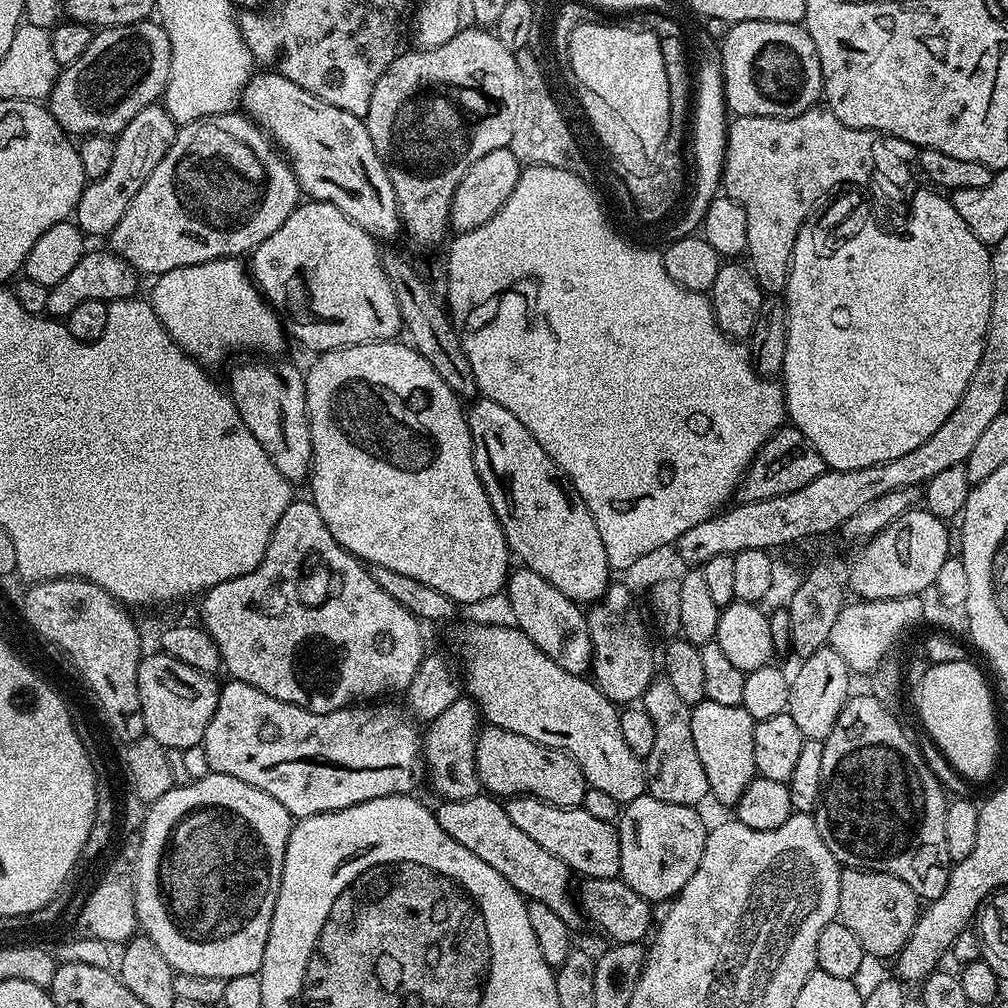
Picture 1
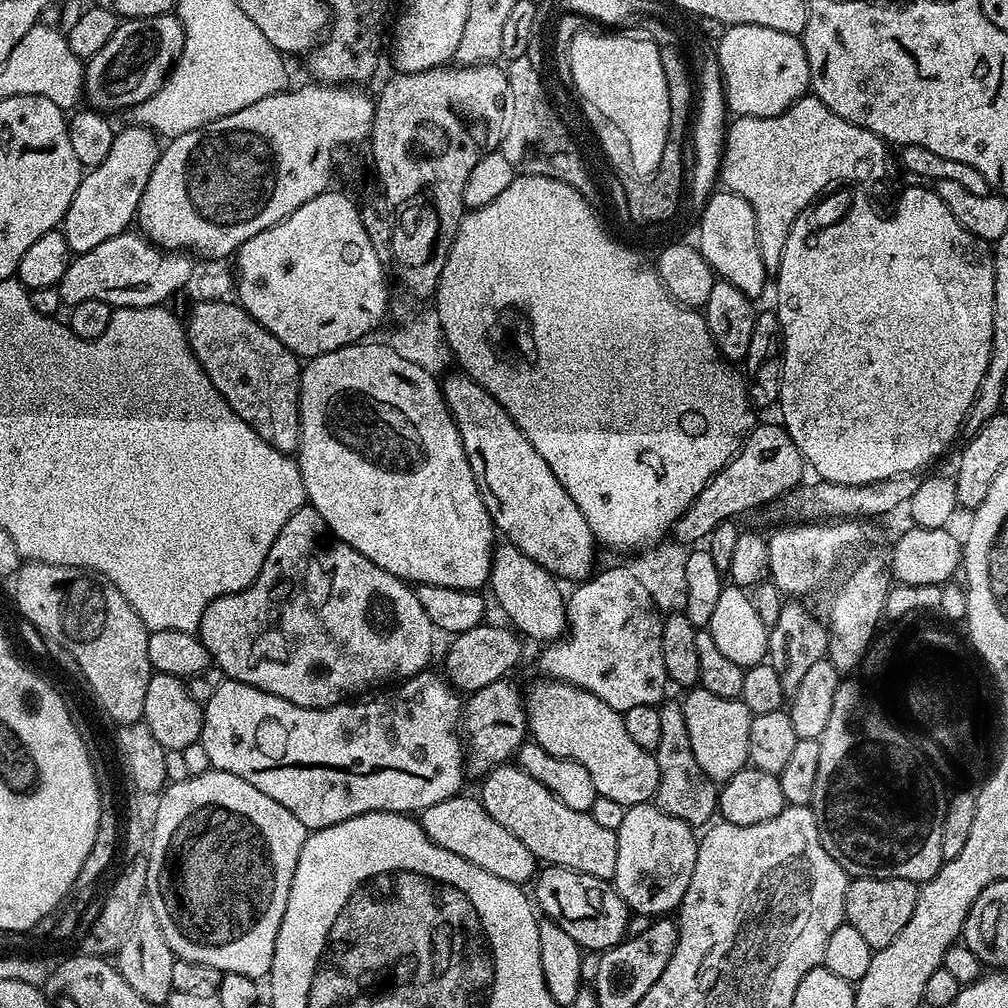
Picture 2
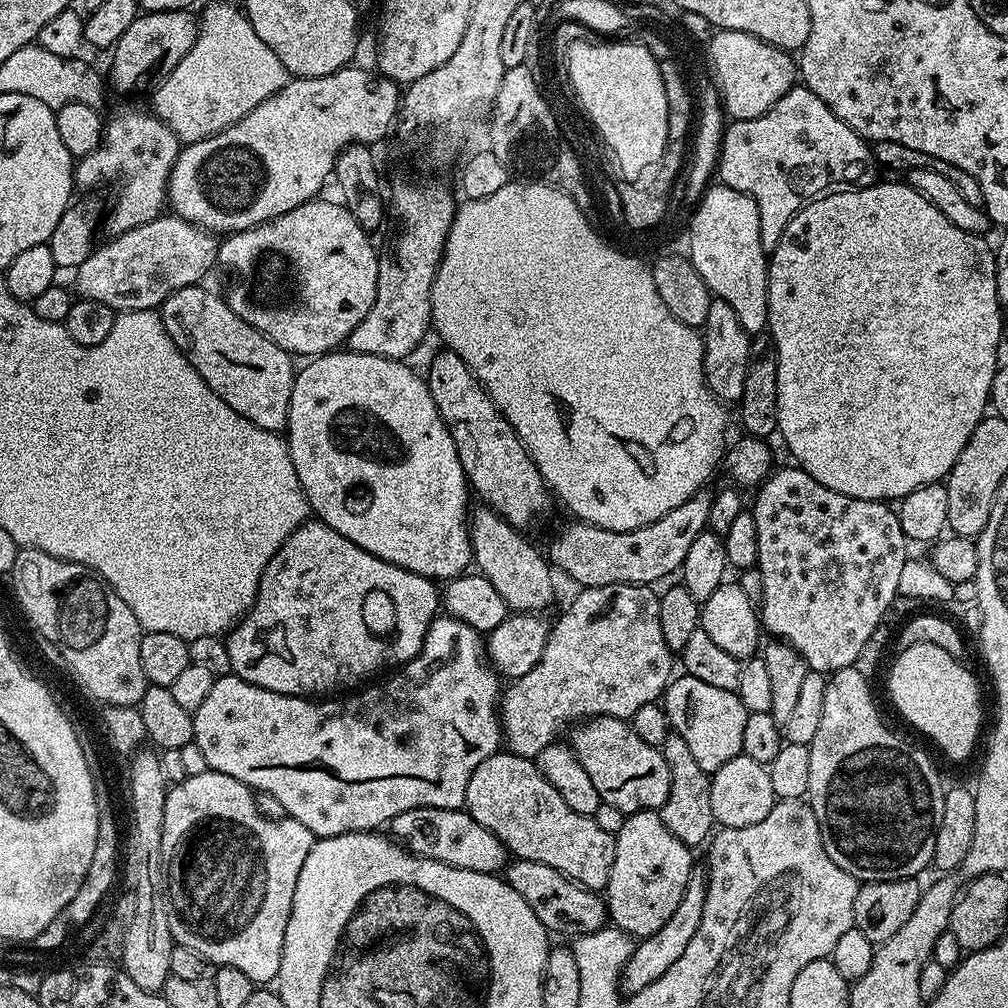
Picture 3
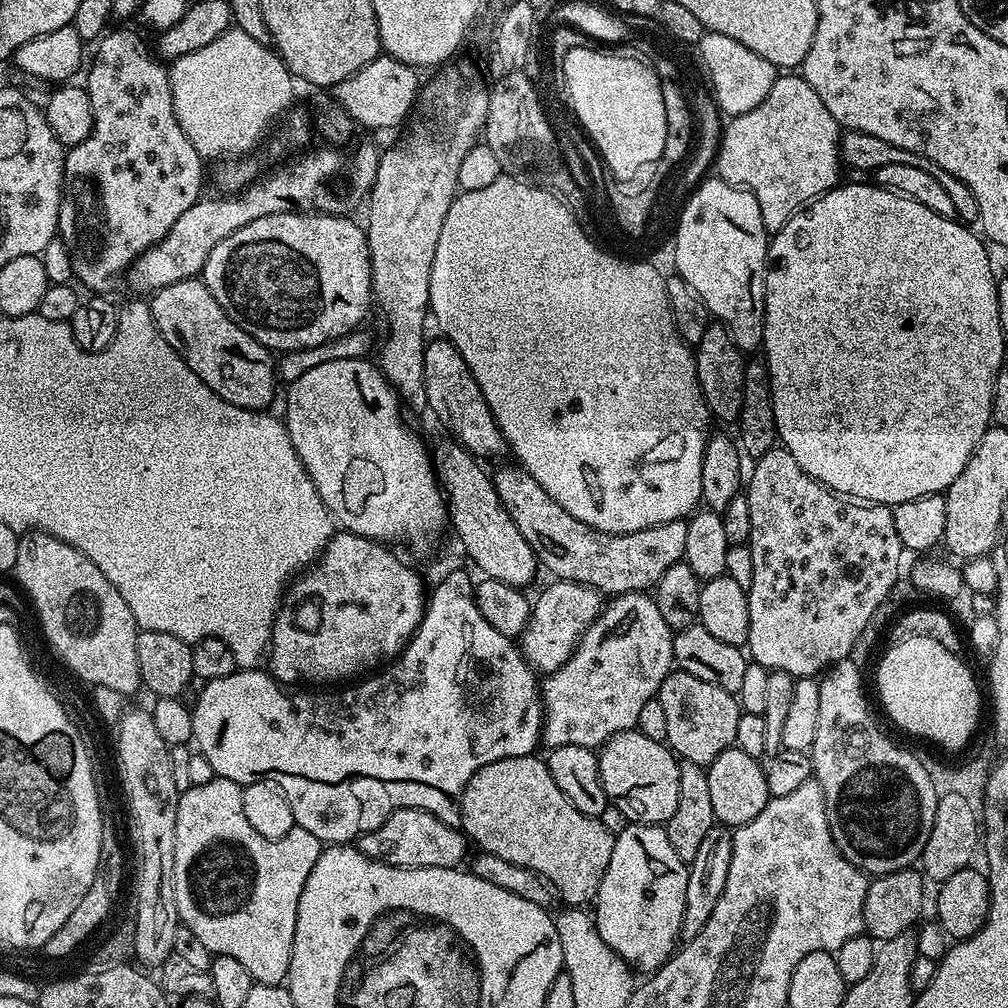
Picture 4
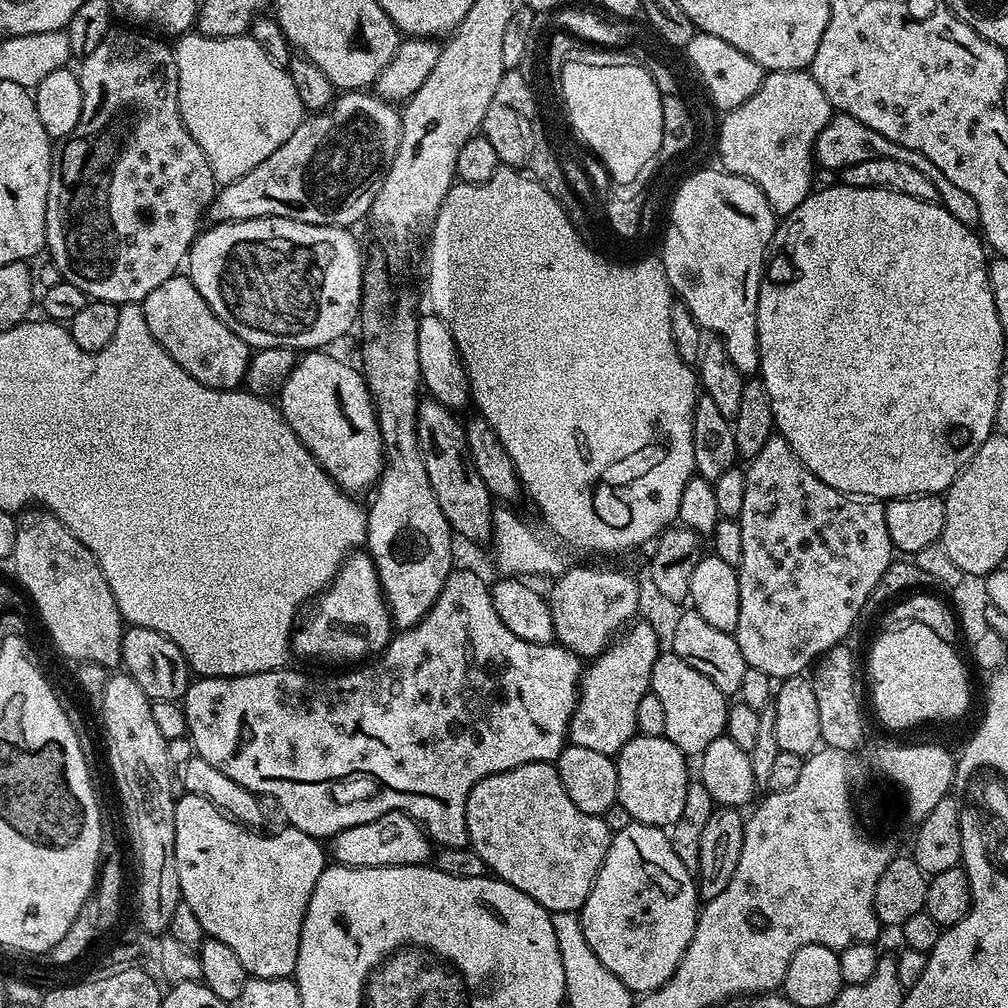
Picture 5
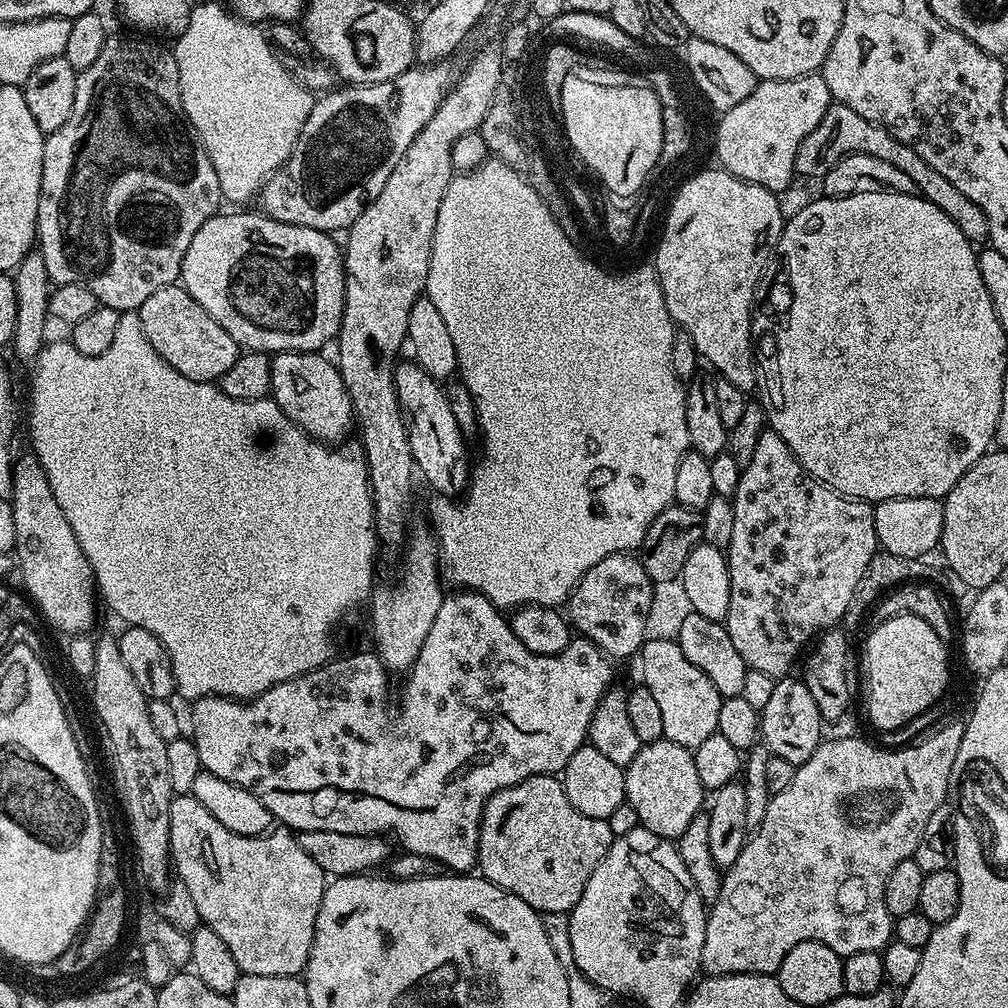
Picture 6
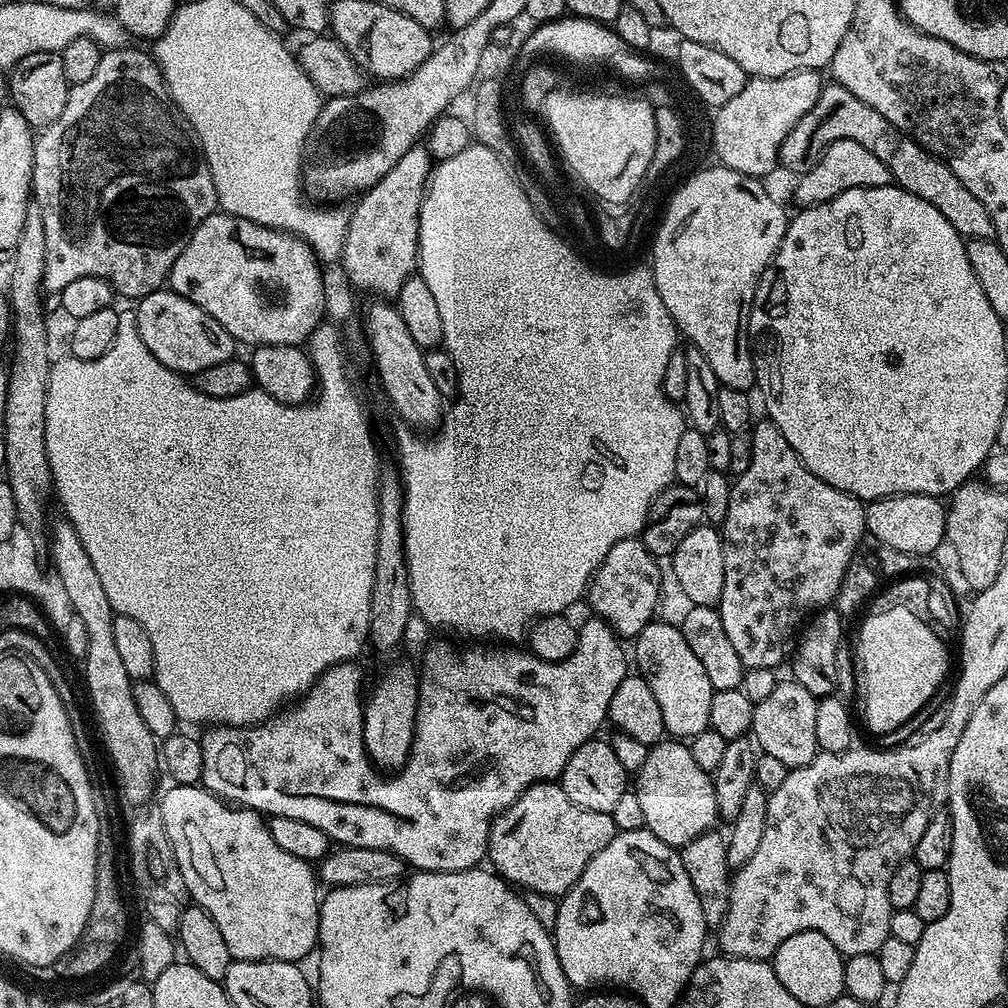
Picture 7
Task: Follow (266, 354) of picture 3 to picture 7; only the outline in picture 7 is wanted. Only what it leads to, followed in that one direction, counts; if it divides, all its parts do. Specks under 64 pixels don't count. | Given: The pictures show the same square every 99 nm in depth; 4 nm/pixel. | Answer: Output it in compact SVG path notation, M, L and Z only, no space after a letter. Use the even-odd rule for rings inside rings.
M163 287L139 297L137 304L140 305L135 305L134 311L140 343L162 362L162 366L181 374L195 374L237 355L237 341L213 316L206 314L202 306L194 306L190 298Z

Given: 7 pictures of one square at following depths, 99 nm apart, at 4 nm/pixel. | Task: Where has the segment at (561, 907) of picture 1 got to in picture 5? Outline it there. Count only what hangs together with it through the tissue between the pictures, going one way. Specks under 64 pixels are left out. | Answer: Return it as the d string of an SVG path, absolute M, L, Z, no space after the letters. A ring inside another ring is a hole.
M387 812L374 822L362 822L362 826L350 826L337 832L326 844L331 859L347 868L393 868L394 866L424 866L434 852L433 841L420 823L405 812Z

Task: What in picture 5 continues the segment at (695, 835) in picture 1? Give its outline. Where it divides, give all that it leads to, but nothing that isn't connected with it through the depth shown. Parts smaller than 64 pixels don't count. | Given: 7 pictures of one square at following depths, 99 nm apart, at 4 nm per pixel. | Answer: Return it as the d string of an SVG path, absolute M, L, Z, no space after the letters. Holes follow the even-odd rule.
M633 822L630 826L626 826L626 830L613 835L606 858L600 867L598 878L594 882L586 902L580 907L578 915L582 926L582 934L586 936L586 943L590 946L590 950L594 950L594 954L598 956L598 962L602 962L602 966L606 966L606 970L610 970L610 974L614 974L614 978L618 978L618 982L622 982L634 994L653 992L661 988L671 978L674 970L678 970L678 962L682 962L682 954L686 954L686 946L690 946L690 942L694 938L698 915L698 889L693 873L688 872L686 866L682 866L678 854L674 854L674 846L670 846L668 841L668 832L649 824Z

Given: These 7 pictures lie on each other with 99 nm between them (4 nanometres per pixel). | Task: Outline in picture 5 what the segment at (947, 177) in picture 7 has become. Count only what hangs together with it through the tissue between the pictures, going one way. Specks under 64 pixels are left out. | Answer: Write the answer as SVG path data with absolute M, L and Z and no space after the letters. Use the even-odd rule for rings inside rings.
M843 114L833 115L832 119L828 121L828 125L822 130L822 134L818 134L816 139L815 163L819 167L821 164L822 167L829 168L836 174L843 173L844 169L850 166L858 166L858 162L870 162L874 158L894 158L894 162L906 163L914 166L914 170L926 174L926 178L930 178L930 182L934 182L940 195L939 203L944 205L945 210L954 214L954 218L958 218L958 222L962 222L962 226L973 230L979 229L978 202L974 202L974 198L970 198L970 194L966 194L966 190L954 186L954 182L950 182L950 178L946 178L946 174L942 174L942 170L938 170L938 166L934 166L934 162L930 162L930 158L922 158L922 154L918 154L914 150L906 150L906 146L898 146L898 142L890 142L890 138L882 138L882 134L878 134L878 130L870 130L870 126L862 126L862 122L858 122L858 118L850 118Z

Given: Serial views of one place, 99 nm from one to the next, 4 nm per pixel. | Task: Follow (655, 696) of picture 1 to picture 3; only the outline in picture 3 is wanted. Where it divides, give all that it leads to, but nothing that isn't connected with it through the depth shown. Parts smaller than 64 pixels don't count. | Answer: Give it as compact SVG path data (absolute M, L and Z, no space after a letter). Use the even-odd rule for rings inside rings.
M670 734L662 749L666 766L670 766L670 794L666 802L658 809L662 822L678 842L689 846L703 845L713 835L716 819L714 810L710 810L711 775L698 766L694 754L686 747L686 738Z

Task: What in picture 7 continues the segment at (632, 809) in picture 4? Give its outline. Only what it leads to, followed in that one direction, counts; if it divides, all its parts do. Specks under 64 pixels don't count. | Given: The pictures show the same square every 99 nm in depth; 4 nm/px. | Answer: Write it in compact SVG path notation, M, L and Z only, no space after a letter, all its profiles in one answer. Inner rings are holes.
M665 738L649 747L646 766L635 773L634 790L646 817L644 827L671 848L682 849L717 827L720 799L716 797L712 776L694 762L691 747L679 739Z

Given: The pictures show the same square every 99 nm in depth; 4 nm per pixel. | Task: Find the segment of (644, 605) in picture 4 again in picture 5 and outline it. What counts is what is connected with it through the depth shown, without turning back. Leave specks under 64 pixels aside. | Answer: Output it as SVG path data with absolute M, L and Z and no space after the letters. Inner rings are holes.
M635 624L625 627L607 648L583 669L580 694L576 697L576 709L571 722L568 723L568 740L571 743L587 746L589 750L598 750L598 754L610 757L615 757L616 753L622 750L622 746L626 746L626 742L630 742L633 736L637 735L638 702L642 702L642 698L652 687L654 662L662 651L655 630L648 624Z

